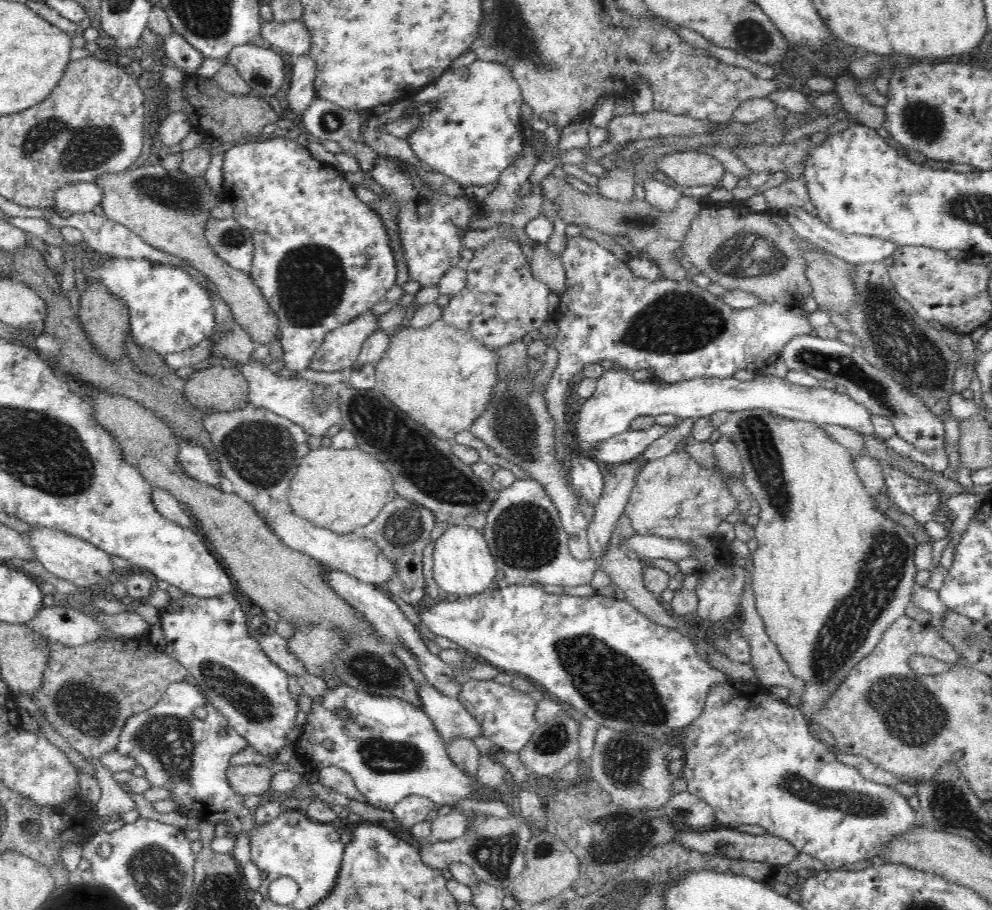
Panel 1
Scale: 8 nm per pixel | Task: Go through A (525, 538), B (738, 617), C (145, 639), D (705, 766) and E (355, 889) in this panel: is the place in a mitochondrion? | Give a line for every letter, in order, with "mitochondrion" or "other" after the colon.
A: mitochondrion
B: other
C: other
D: other
E: mitochondrion

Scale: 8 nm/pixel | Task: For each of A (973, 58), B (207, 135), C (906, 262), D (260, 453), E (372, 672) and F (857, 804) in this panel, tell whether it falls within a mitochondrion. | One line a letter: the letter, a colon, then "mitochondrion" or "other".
A: other
B: other
C: other
D: mitochondrion
E: mitochondrion
F: mitochondrion

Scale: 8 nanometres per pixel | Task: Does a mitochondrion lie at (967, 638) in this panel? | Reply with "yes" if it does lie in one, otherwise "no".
yes

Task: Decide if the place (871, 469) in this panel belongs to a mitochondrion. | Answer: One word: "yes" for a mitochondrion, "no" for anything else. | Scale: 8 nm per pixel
no

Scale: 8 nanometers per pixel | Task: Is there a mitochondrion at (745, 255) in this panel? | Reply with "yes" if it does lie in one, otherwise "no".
yes

